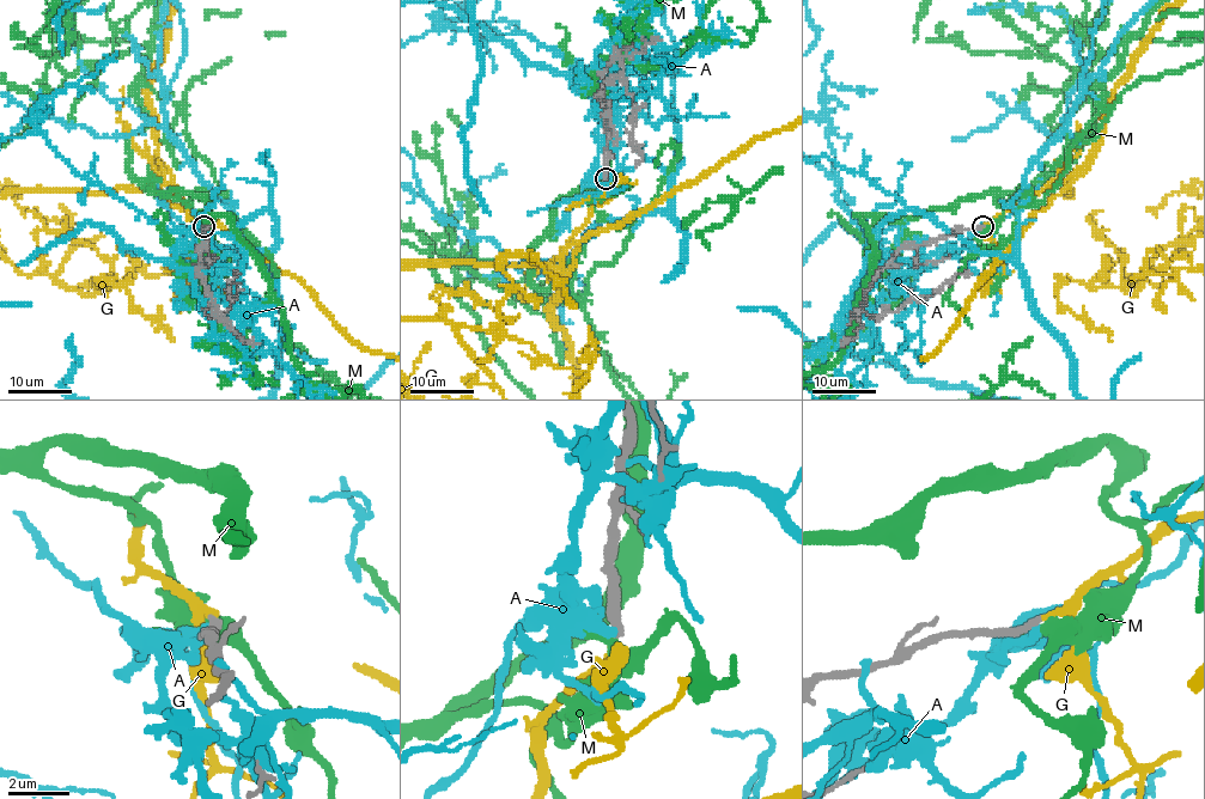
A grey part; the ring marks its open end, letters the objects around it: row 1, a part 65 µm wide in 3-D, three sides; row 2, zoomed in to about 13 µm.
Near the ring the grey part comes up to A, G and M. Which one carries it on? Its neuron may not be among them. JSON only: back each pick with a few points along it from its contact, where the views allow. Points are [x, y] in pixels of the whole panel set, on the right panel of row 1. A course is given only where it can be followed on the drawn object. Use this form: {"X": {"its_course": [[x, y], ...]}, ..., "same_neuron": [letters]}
{"same_neuron": ["G"]}

